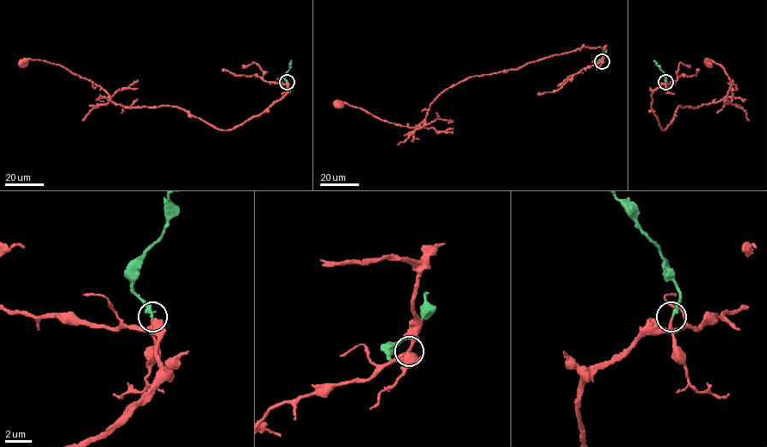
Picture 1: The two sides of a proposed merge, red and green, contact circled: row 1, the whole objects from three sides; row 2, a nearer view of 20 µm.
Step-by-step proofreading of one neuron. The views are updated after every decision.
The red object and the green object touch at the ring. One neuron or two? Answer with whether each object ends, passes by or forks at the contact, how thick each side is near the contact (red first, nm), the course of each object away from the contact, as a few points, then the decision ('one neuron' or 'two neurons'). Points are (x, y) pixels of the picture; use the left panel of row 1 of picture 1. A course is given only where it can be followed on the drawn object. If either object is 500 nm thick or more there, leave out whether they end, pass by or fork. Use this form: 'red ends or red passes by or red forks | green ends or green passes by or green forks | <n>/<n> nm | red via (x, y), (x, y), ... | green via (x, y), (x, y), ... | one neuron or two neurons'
red passes by | green ends | 180/260 nm | red via (287, 83), (287, 92), (257, 115), (222, 130), (176, 107), (126, 108), (58, 65), (23, 62) | green via (287, 83), (284, 76), (291, 60) | one neuron

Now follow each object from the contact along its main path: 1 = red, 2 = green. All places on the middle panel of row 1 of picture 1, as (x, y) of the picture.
1: (602, 60), (603, 48), (584, 46), (469, 77), (441, 93), (426, 120), (414, 127), (338, 105)
2: (602, 61), (599, 61), (606, 49)

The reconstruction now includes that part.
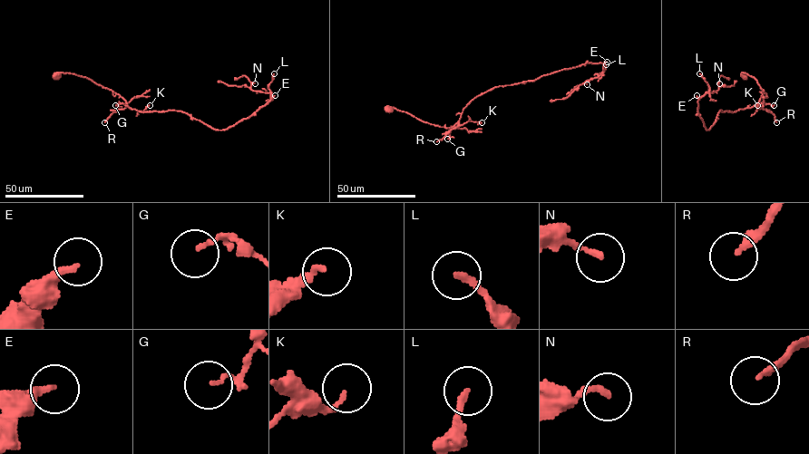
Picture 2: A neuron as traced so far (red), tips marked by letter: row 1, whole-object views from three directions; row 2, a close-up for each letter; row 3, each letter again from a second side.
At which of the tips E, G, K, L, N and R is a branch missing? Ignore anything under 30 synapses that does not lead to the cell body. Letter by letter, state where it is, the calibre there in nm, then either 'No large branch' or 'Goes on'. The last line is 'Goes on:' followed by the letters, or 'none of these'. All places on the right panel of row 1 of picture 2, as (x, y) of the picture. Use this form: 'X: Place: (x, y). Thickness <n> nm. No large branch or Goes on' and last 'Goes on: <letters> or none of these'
E: Place: (696, 95). Thickness 220 nm. Goes on
G: Place: (774, 105). Thickness 110 nm. No large branch
K: Place: (757, 105). Thickness 130 nm. No large branch
L: Place: (699, 73). Thickness 190 nm. No large branch
N: Place: (719, 83). Thickness 190 nm. No large branch
R: Place: (776, 122). Thickness 200 nm. Goes on
Goes on: E, R

